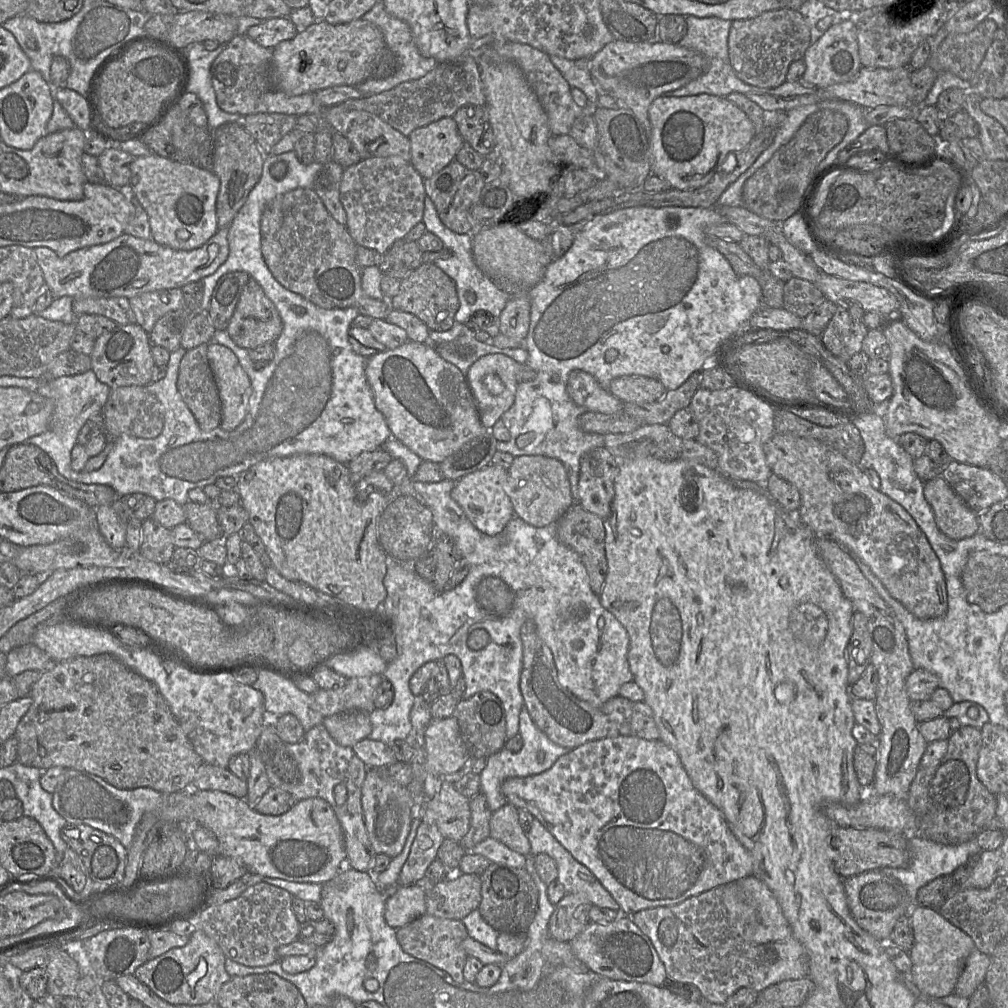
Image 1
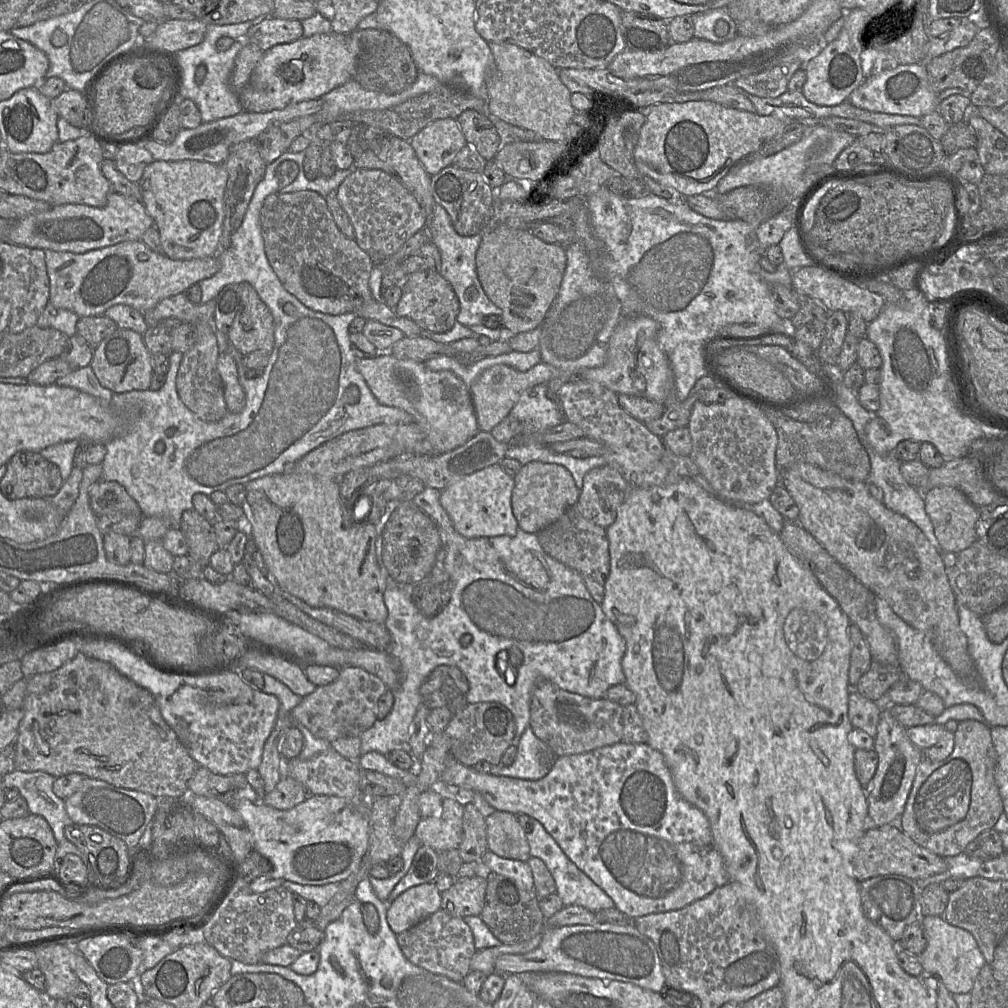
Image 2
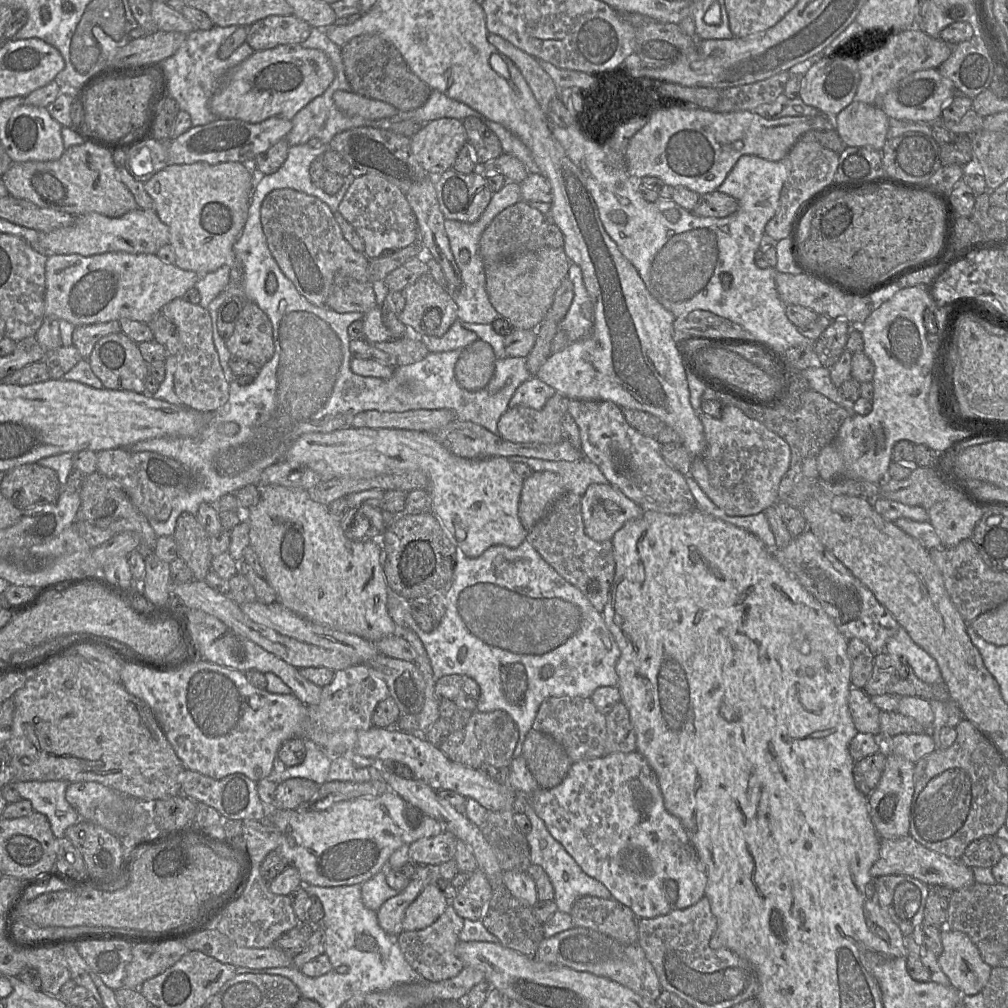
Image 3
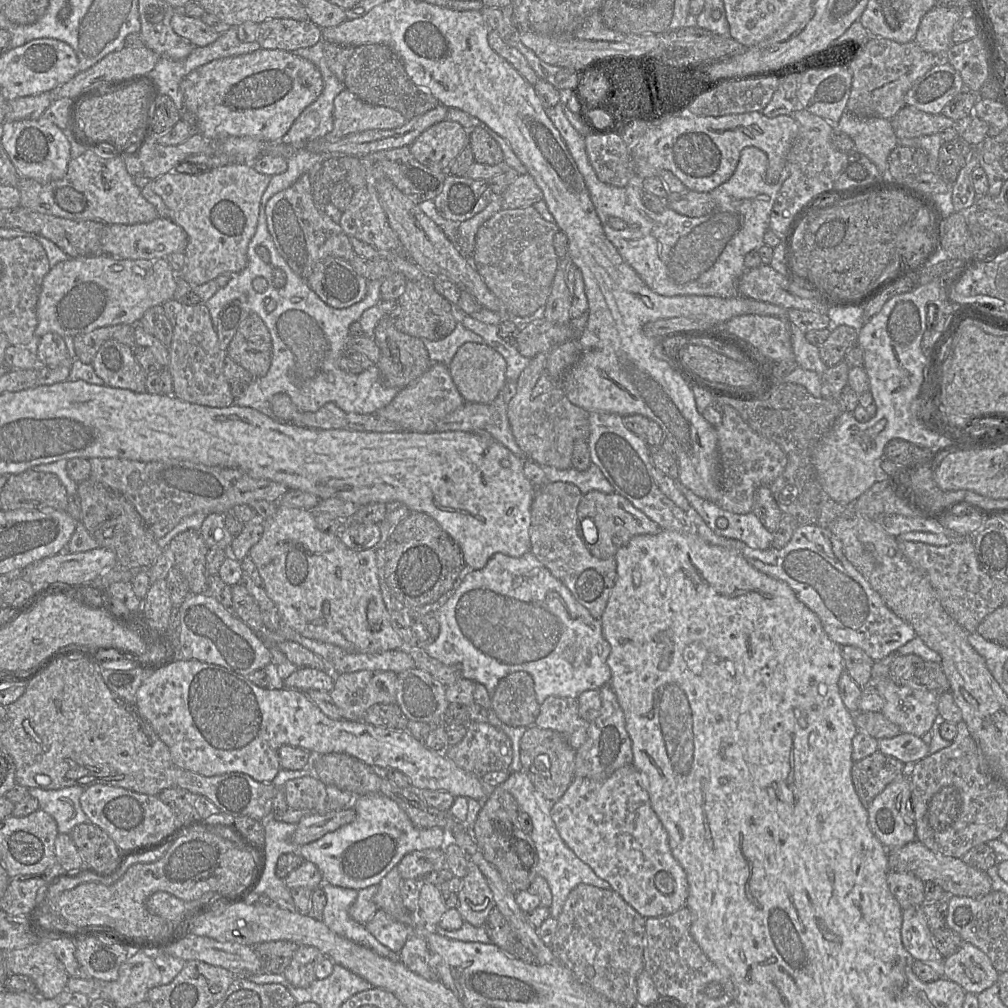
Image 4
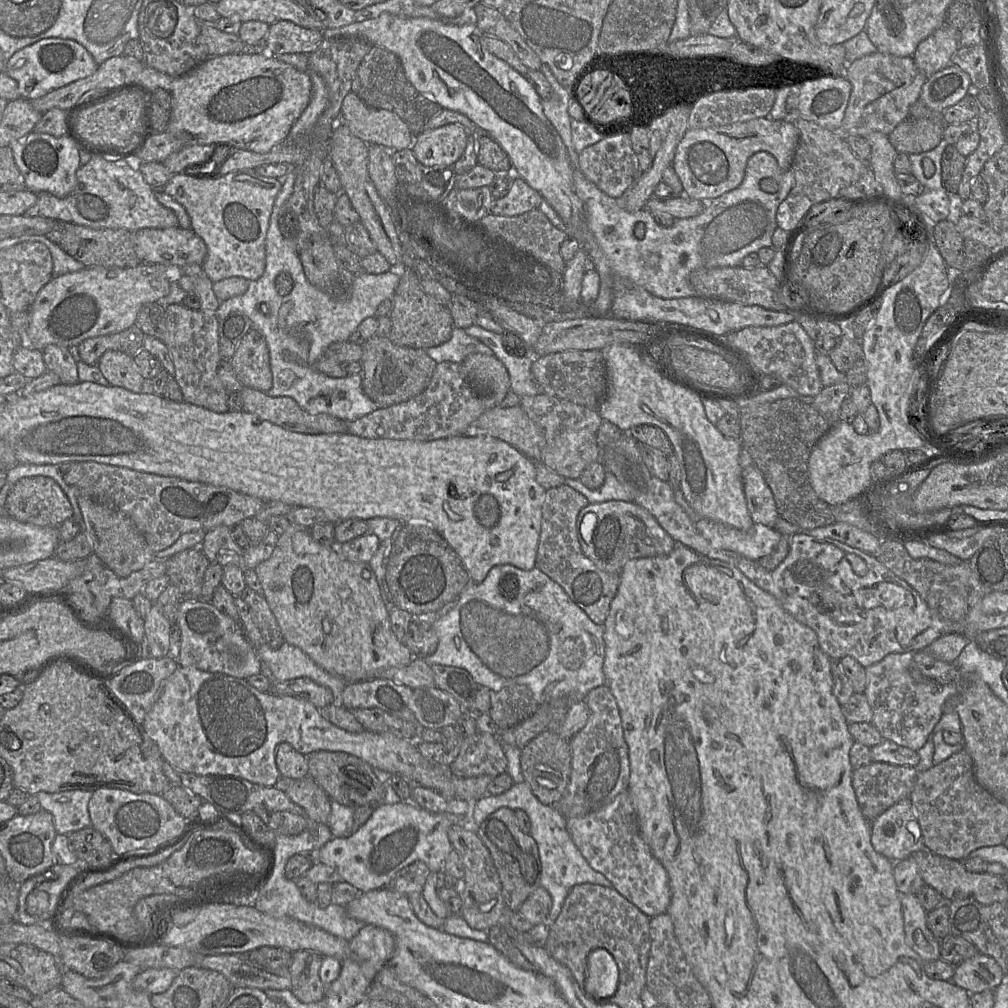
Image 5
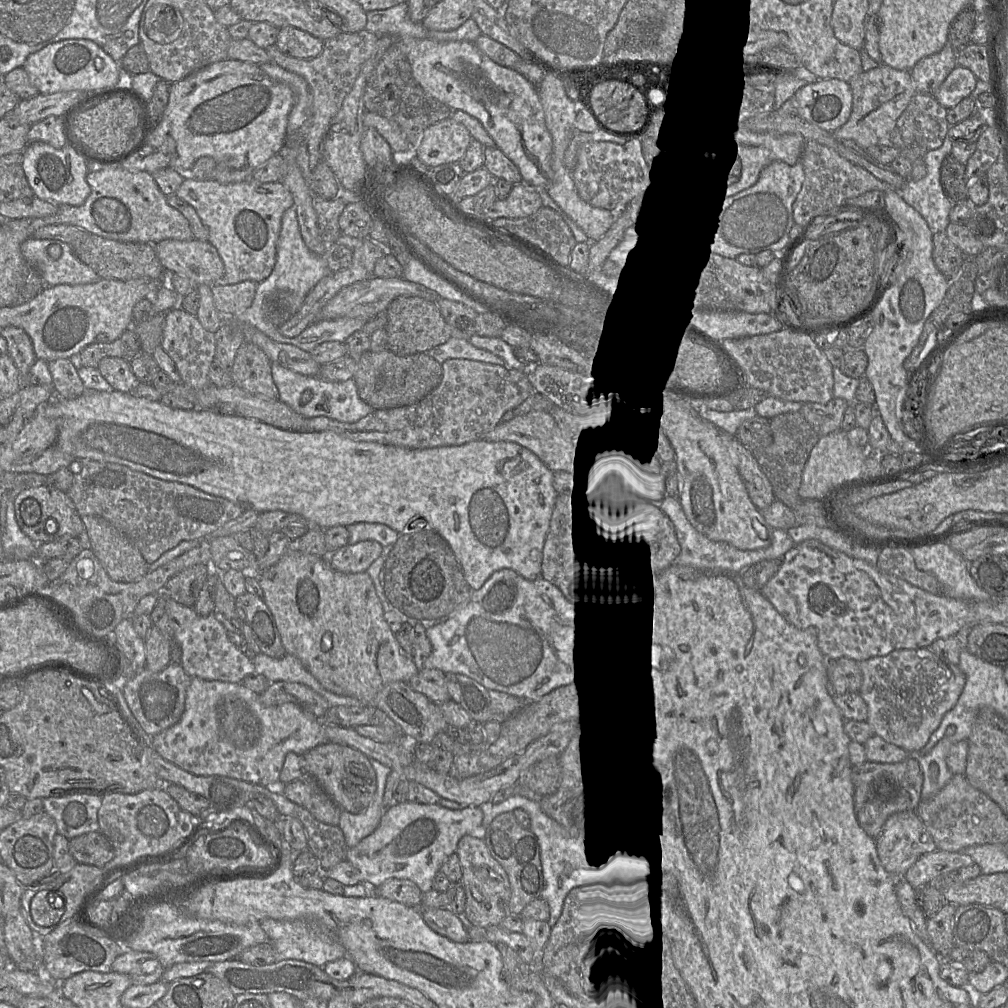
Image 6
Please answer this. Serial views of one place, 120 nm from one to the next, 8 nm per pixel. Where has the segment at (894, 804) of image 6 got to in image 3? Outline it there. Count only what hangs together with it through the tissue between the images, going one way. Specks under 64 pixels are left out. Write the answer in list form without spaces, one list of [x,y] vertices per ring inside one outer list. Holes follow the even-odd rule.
[[[879,752],[854,763],[853,777],[857,789],[869,796],[877,787],[886,765],[887,753]]]

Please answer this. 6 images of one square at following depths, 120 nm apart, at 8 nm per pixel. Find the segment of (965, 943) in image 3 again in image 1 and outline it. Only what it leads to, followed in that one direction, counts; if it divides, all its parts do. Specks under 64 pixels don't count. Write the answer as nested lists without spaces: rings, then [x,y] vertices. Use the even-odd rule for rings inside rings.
[[[916,905],[908,915],[914,934],[914,945],[908,952],[912,961],[908,978],[928,999],[953,994],[967,957],[976,948],[973,939],[946,920],[937,909]]]

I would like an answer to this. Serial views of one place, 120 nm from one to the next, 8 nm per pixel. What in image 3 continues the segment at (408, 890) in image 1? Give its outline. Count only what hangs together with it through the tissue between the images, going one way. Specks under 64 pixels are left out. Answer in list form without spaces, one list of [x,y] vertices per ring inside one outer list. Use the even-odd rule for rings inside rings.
[[[435,883],[424,887],[405,912],[403,930],[424,929],[433,924],[446,910],[448,901]]]

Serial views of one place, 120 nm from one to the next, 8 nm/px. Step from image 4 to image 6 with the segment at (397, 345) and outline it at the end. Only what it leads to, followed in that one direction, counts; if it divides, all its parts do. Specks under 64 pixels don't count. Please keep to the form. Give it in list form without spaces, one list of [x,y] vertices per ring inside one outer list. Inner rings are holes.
[[[386,349],[366,351],[357,360],[354,380],[359,397],[374,410],[391,409],[419,402],[434,390],[442,379],[442,365],[427,353],[398,356]]]

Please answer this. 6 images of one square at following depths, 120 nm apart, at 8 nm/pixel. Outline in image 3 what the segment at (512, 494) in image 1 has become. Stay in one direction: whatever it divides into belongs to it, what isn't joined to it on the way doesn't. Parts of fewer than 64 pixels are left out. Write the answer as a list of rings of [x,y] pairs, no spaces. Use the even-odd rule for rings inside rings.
[[[535,471],[523,481],[518,516],[528,531],[549,511],[551,505],[565,493],[559,475],[550,471]]]

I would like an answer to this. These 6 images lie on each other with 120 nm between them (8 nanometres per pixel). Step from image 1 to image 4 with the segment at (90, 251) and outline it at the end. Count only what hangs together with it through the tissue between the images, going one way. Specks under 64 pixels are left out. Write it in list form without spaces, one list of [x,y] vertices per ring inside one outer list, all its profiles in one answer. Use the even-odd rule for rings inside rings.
[[[108,255],[59,262],[44,277],[37,303],[35,337],[49,332],[74,337],[96,328],[136,325],[151,307],[173,298],[177,274],[166,259],[116,259]]]

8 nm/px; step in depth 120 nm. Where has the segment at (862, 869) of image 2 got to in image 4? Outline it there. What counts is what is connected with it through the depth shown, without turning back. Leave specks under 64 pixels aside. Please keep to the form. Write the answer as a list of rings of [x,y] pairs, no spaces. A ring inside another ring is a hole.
[[[919,841],[888,850],[888,871],[907,872],[921,881],[939,885],[947,896],[963,896],[979,899],[992,891],[990,877],[985,871],[967,865],[961,858],[934,853]]]

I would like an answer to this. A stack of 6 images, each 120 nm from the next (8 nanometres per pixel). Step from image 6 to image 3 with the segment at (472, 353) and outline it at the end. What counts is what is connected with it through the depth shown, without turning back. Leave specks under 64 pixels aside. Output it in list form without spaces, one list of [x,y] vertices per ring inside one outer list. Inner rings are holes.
[[[457,320],[442,337],[432,335],[416,336],[422,341],[430,353],[446,352],[451,350],[463,350],[470,344],[479,340],[473,331],[464,328]]]

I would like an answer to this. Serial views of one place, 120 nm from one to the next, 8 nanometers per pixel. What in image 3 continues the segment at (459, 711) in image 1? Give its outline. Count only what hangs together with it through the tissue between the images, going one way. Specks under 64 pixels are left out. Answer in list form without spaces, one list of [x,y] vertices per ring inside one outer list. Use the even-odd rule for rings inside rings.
[[[476,710],[462,729],[450,732],[439,749],[451,761],[473,769],[479,769],[484,764],[500,769],[511,764],[518,739],[518,726],[507,712],[503,710],[479,712]]]

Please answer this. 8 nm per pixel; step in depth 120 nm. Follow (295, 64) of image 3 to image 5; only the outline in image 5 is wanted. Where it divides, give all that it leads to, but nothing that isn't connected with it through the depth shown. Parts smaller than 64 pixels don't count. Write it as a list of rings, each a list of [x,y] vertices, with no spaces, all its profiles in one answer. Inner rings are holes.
[[[263,48],[262,53],[239,53],[209,57],[188,73],[173,78],[171,115],[166,131],[184,146],[226,144],[265,153],[288,139],[294,122],[310,101],[312,83],[308,72],[280,61]]]

